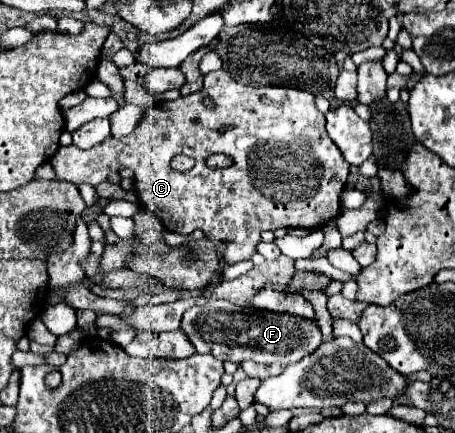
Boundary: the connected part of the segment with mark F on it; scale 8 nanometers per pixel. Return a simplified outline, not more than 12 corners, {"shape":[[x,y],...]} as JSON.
{"shape":[[207,300],[183,314],[199,354],[295,364],[315,322]]}

